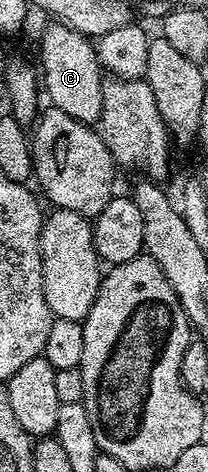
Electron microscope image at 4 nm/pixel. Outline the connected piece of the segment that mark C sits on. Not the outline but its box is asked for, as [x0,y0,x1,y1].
[41,23,103,126]

